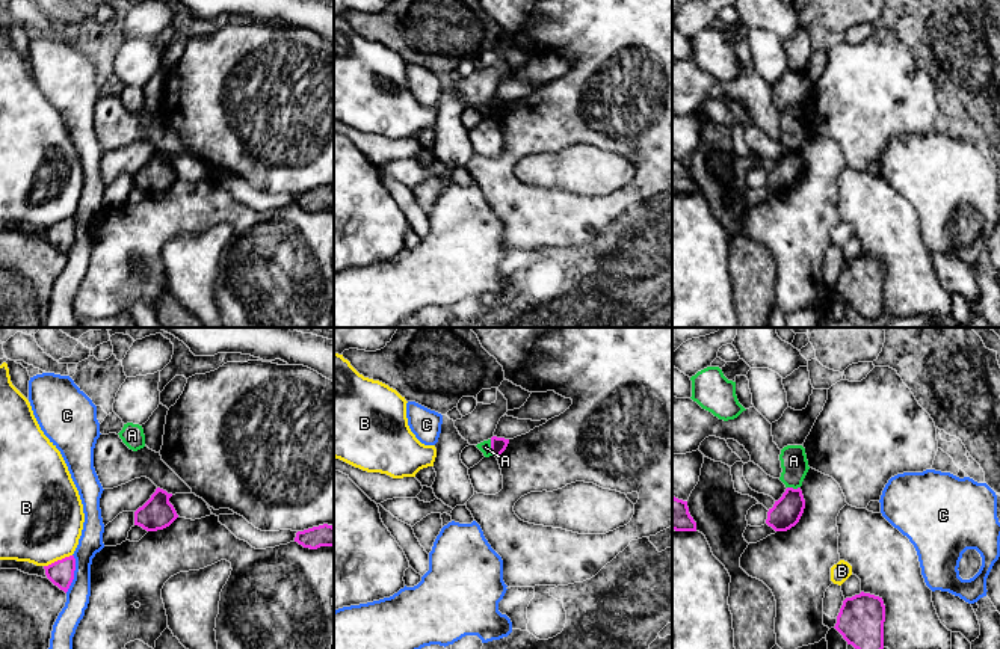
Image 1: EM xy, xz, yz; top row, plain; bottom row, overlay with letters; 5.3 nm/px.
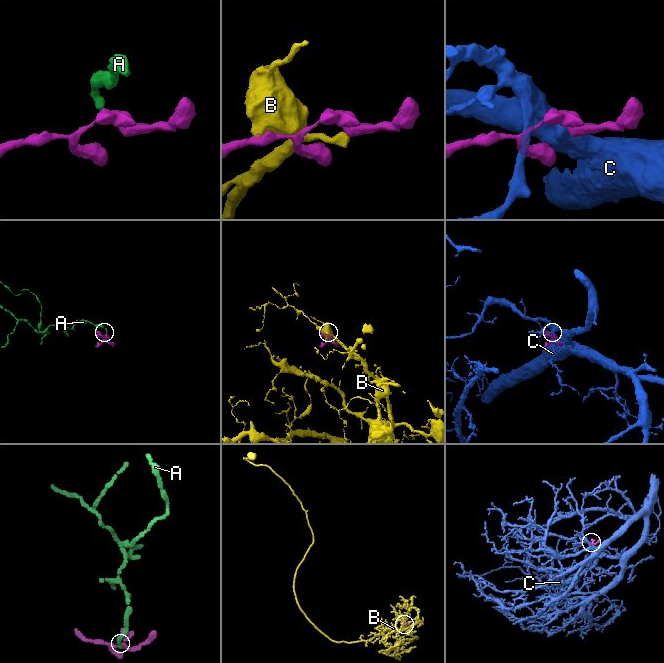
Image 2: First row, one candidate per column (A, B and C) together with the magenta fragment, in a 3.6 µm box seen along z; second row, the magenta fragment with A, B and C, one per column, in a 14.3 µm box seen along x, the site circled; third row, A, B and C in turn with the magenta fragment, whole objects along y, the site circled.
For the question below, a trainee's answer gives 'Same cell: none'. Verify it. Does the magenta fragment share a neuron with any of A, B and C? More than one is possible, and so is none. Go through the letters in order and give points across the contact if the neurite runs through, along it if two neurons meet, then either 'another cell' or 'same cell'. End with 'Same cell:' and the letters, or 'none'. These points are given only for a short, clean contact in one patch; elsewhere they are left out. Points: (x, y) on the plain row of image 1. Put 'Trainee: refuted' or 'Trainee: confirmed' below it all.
A: border along xz (490, 101), (490, 113), (493, 116); another cell
B: another cell
C: border along xy (73, 216), (74, 240), (65, 254); another cell
Same cell: none
Trainee: confirmed

